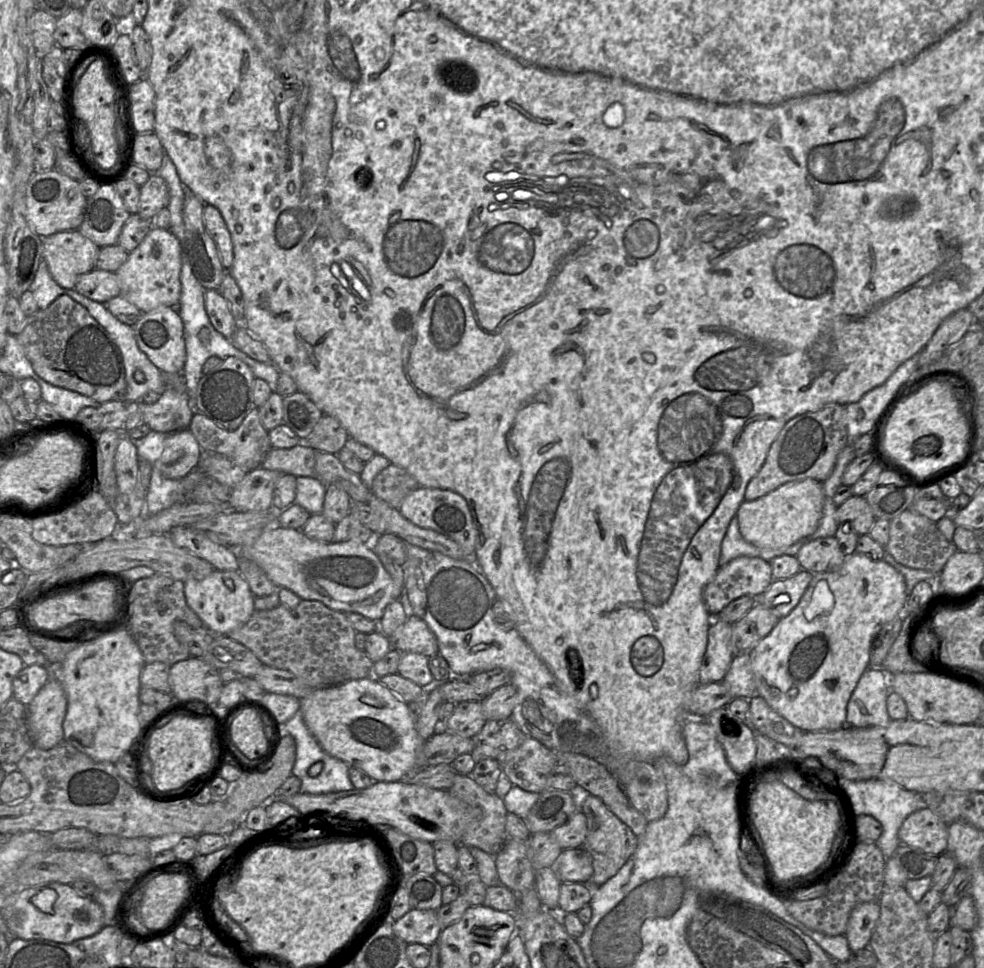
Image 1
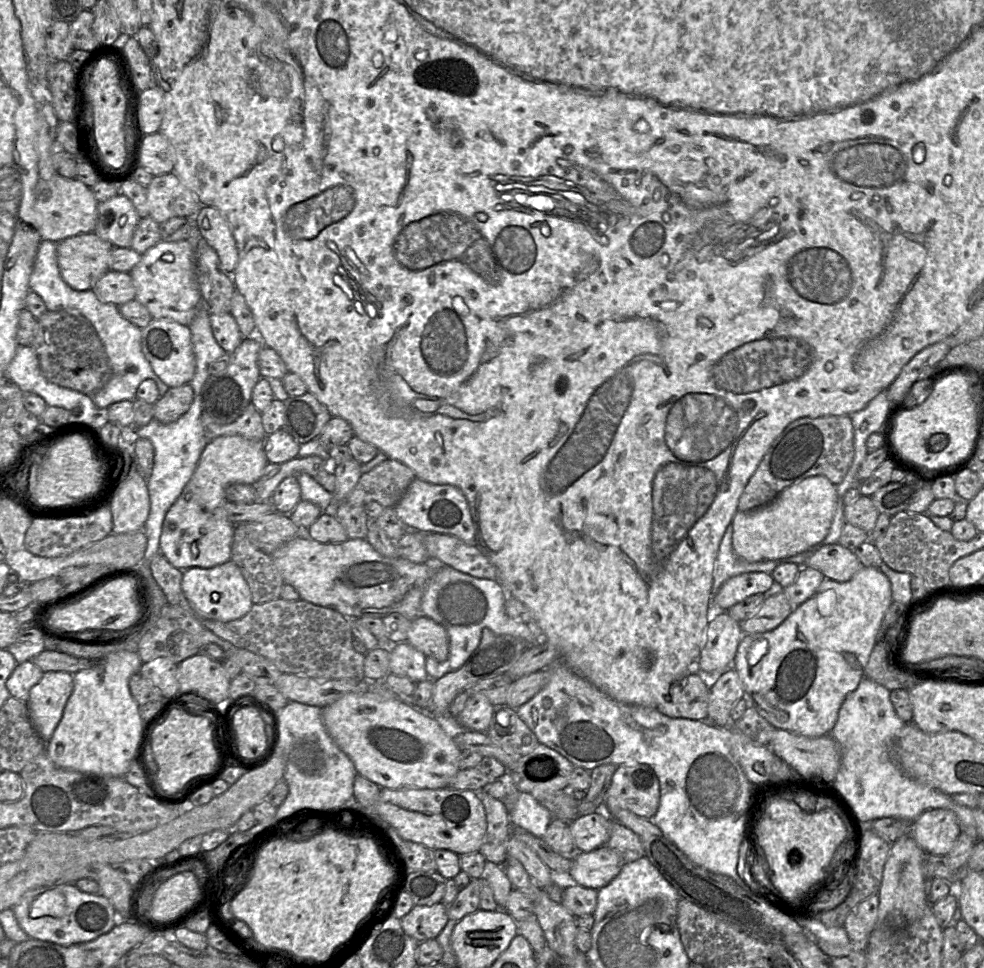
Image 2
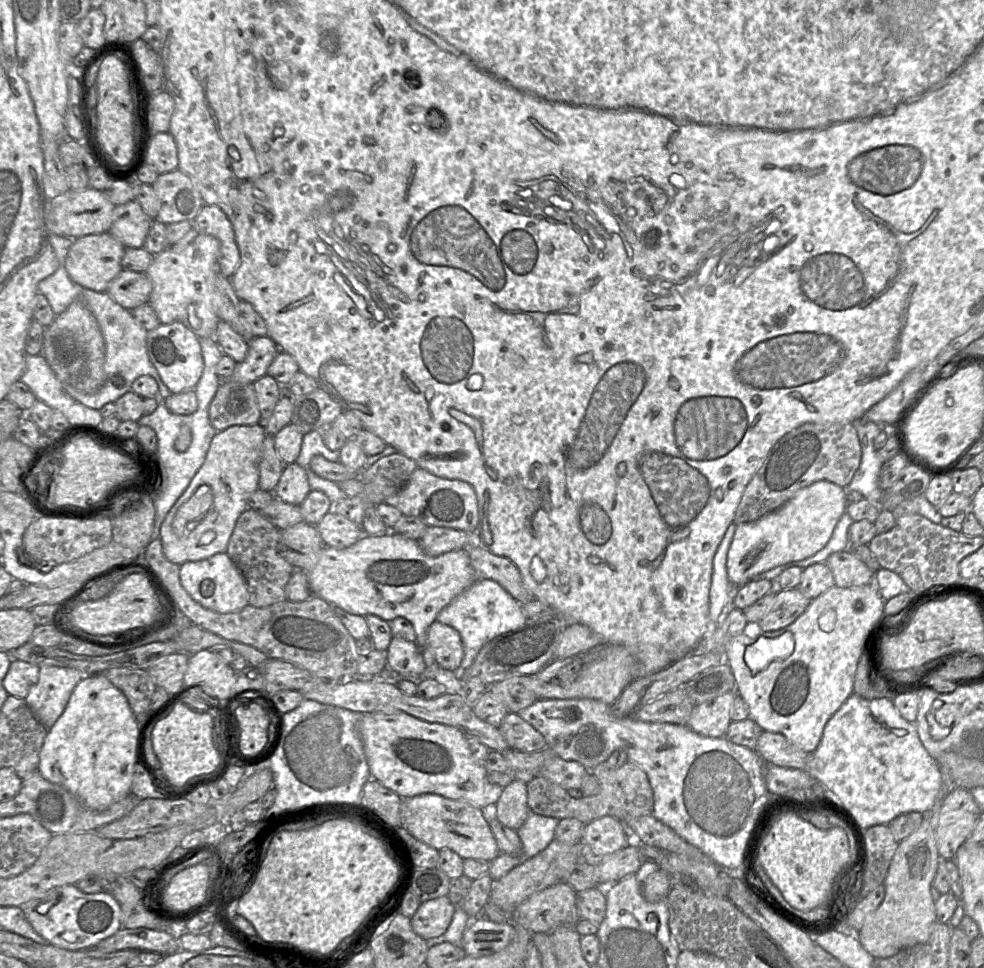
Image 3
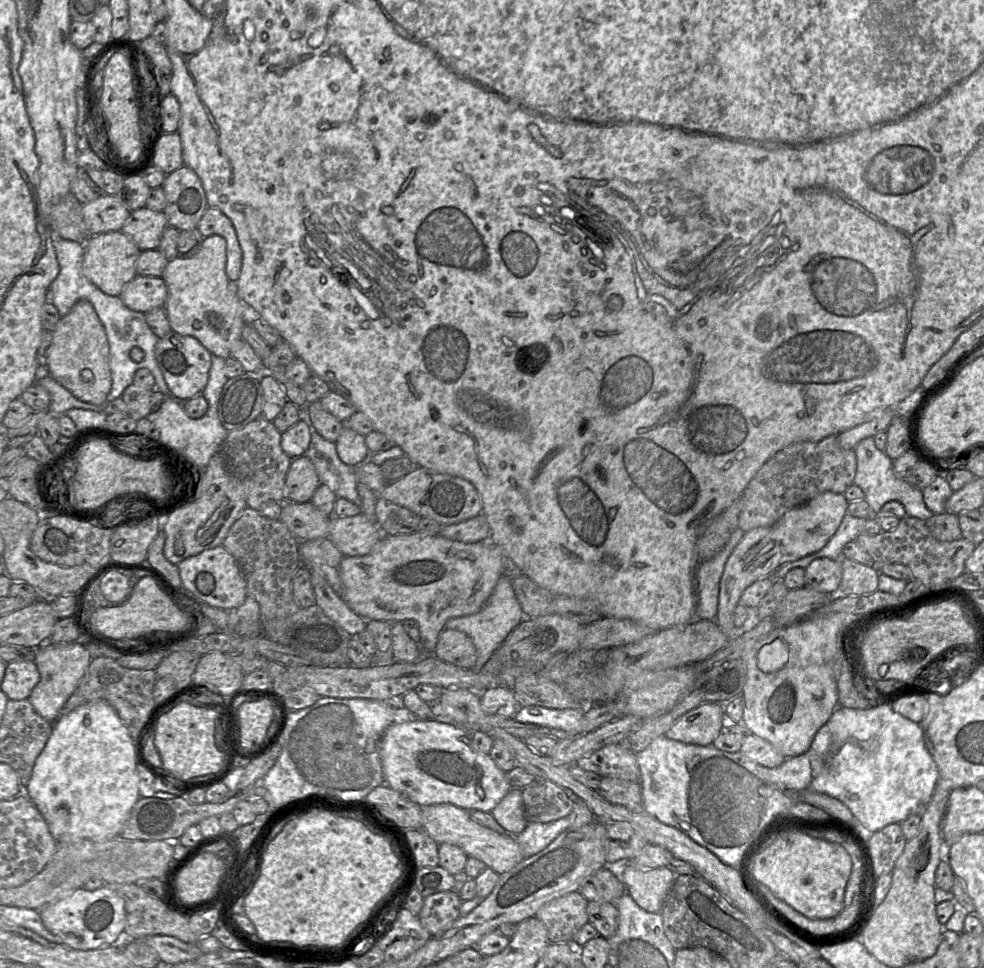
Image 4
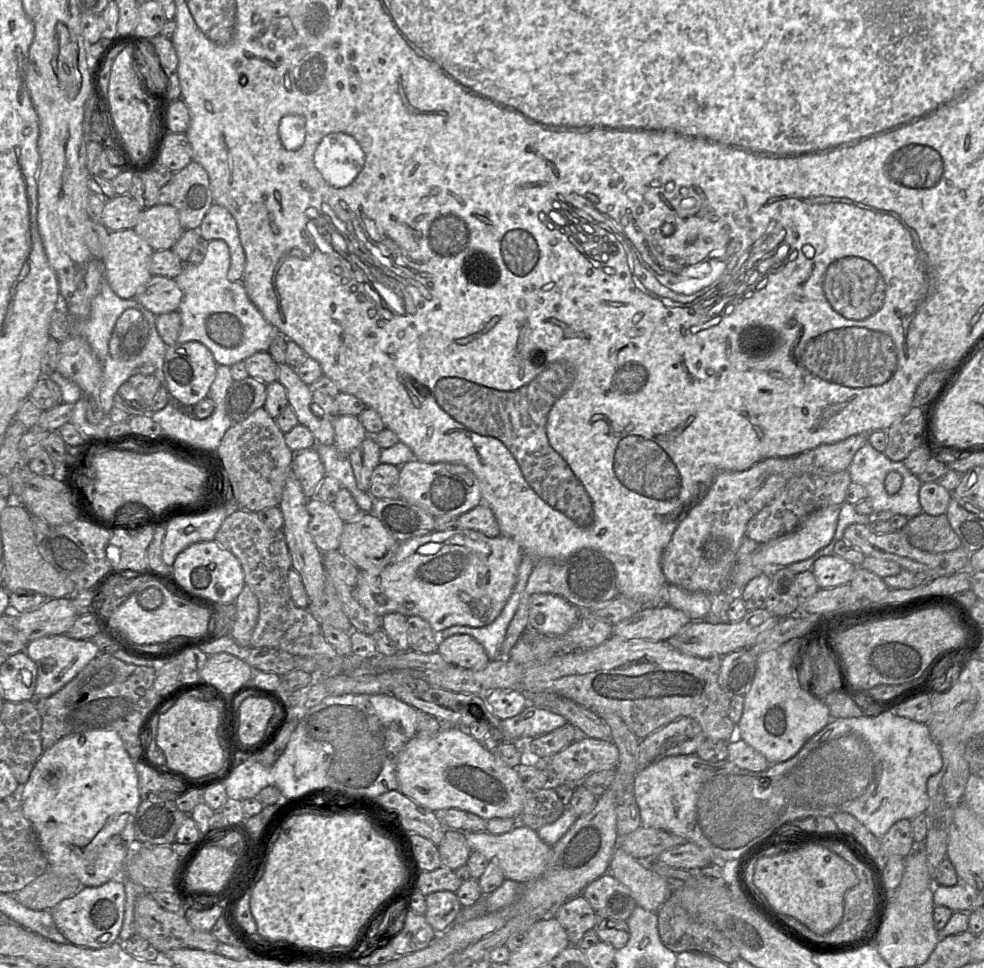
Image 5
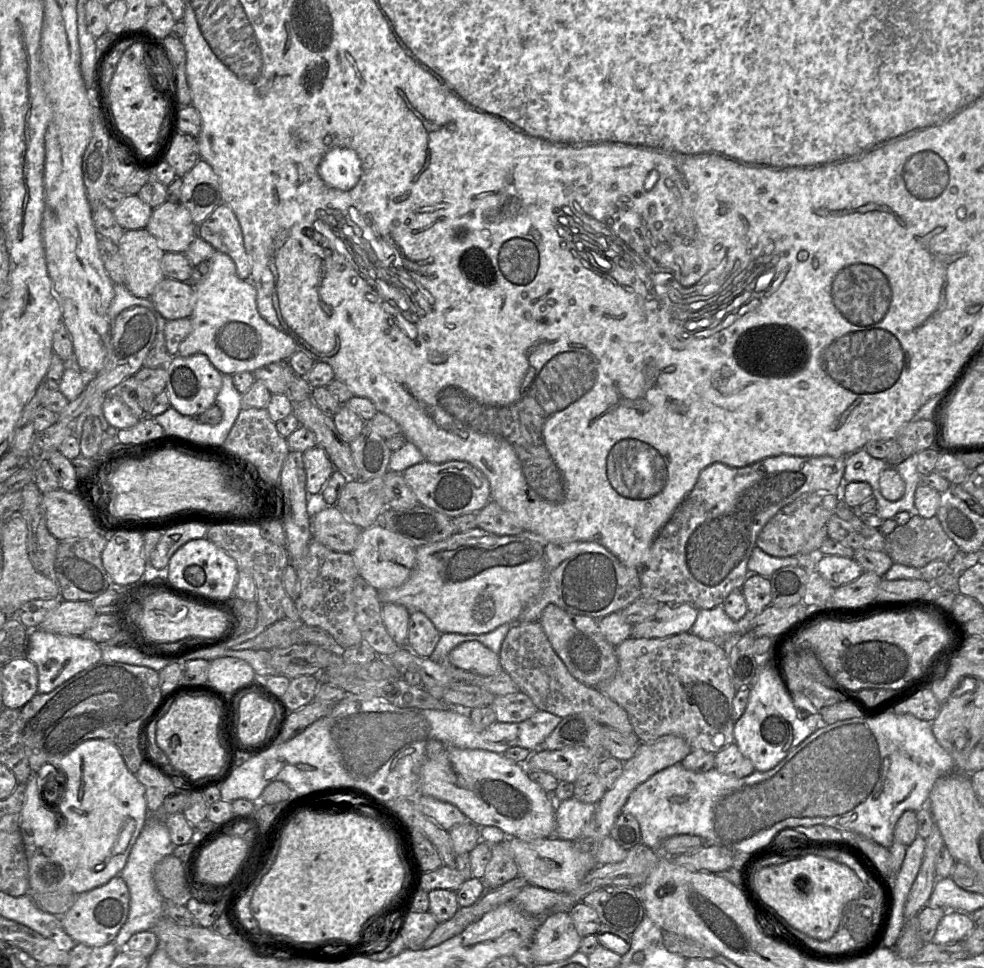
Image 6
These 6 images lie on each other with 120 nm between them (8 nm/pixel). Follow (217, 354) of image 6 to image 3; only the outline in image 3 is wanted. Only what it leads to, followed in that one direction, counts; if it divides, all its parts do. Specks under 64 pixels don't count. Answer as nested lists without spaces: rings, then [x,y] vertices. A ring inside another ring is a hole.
[[[198,234],[186,247],[167,247],[154,255],[146,271],[153,283],[149,304],[161,324],[179,322],[198,338],[214,337],[219,317],[216,315],[216,280],[220,273],[220,241],[208,234]]]

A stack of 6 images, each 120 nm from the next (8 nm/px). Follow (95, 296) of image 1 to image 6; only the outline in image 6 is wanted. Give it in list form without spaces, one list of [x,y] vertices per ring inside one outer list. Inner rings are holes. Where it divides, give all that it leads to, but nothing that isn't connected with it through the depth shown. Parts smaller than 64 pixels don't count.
[[[171,278],[158,283],[150,299],[167,321],[190,318],[195,306],[194,288],[188,282]]]

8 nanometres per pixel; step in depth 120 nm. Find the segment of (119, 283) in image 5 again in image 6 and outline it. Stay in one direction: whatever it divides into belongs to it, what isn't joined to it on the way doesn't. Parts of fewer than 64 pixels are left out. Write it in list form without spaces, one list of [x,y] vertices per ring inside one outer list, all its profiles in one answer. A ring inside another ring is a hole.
[[[146,228],[125,230],[118,248],[124,260],[124,285],[134,296],[149,299],[157,284],[165,278],[161,269],[161,260],[166,252]]]

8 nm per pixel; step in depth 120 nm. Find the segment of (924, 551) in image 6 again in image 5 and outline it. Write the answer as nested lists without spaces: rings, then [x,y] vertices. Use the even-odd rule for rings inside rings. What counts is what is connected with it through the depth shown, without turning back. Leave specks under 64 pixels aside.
[[[922,512],[899,531],[904,531],[913,547],[926,552],[943,553],[961,547],[961,541],[945,514],[931,516]]]

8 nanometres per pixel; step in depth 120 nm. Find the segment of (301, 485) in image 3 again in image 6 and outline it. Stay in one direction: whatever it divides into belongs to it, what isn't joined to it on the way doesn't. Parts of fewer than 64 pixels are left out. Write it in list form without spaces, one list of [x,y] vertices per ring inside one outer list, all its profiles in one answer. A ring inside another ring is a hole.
[[[317,445],[303,452],[303,463],[306,473],[306,491],[309,496],[319,495],[335,471],[335,466],[325,450]]]

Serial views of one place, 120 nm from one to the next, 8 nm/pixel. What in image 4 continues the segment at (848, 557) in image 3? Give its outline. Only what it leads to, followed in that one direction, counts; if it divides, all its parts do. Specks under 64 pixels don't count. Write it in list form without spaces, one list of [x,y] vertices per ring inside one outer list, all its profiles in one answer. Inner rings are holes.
[[[841,557],[842,581],[839,595],[858,596],[878,590],[879,570]]]

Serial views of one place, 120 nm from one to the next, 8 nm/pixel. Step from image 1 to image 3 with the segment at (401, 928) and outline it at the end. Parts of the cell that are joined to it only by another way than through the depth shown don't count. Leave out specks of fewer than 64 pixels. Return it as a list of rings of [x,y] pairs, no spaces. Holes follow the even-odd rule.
[[[448,896],[422,902],[411,918],[412,928],[428,942],[436,942],[447,931],[455,910],[456,905]]]

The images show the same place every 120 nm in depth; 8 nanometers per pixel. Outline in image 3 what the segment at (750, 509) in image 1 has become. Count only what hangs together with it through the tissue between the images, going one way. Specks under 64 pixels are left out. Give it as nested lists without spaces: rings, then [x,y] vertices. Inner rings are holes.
[[[821,480],[800,489],[776,511],[754,522],[736,525],[735,534],[727,556],[727,576],[729,581],[732,585],[740,587],[772,568],[813,556],[826,546],[838,521],[846,512],[847,505],[845,488]]]

